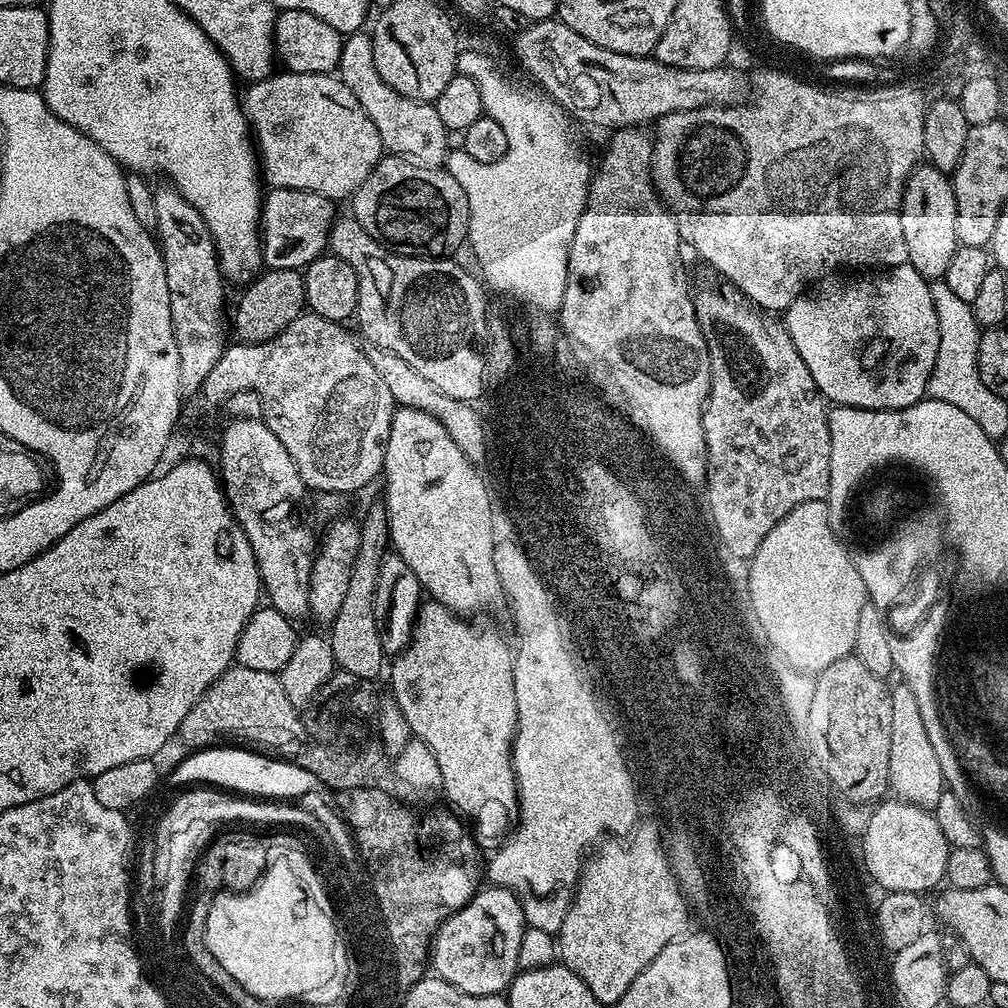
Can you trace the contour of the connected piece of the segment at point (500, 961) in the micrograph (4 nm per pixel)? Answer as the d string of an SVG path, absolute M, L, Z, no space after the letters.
M482 887L464 908L440 926L430 951L430 964L441 980L458 986L466 994L501 995L516 979L520 963L518 946L522 946L525 930L524 911L520 899L508 888Z

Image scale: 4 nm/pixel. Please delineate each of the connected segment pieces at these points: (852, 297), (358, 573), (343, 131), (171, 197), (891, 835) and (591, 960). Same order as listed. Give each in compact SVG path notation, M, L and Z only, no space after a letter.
M910 263L900 264L896 268L880 270L875 274L852 274L849 275L852 276L849 280L844 276L847 275L829 274L815 286L809 287L808 291L803 296L798 297L783 313L783 327L788 329L798 354L802 354L802 362L806 362L806 366L810 370L818 390L824 395L825 401L836 406L845 404L851 408L865 408L875 412L878 410L899 412L901 408L914 406L919 400L925 399L930 374L934 370L934 358L938 358L938 314L934 310L934 298L929 281L925 280L922 274L918 274L918 270L914 270L914 266Z
M380 502L370 505L359 525L358 558L354 558L354 566L350 570L350 586L346 590L346 598L342 598L342 607L330 625L330 643L339 671L354 674L360 680L375 681L376 675L386 668L386 653L378 622L374 618L374 598L380 567L390 552L388 509Z
M277 71L265 80L257 80L247 85L248 93L243 93L242 107L251 127L258 154L262 159L262 176L269 180L272 188L293 188L322 194L333 202L347 201L353 192L366 182L370 170L385 155L386 149L378 128L362 110L358 98L342 83L339 75L327 72Z
M171 186L153 191L155 213L158 226L155 235L160 245L160 255L164 257L166 286L170 290L170 318L172 335L178 346L180 363L180 387L185 393L195 393L204 383L206 374L224 352L224 287L222 273L218 265L216 243L210 230L186 198Z
M899 800L897 804L880 808L876 820L870 821L868 831L868 864L881 884L888 884L888 888L898 892L928 894L939 880L945 879L950 847L929 809Z
M643 824L625 839L629 839L625 844L620 838L604 838L595 845L580 869L572 904L558 933L559 959L565 968L590 986L590 994L594 994L602 1006L616 1005L622 994L630 990L630 982L634 982L636 975L646 970L660 951L689 927L690 909L676 880L665 841L662 836L660 840L660 832L654 825Z

